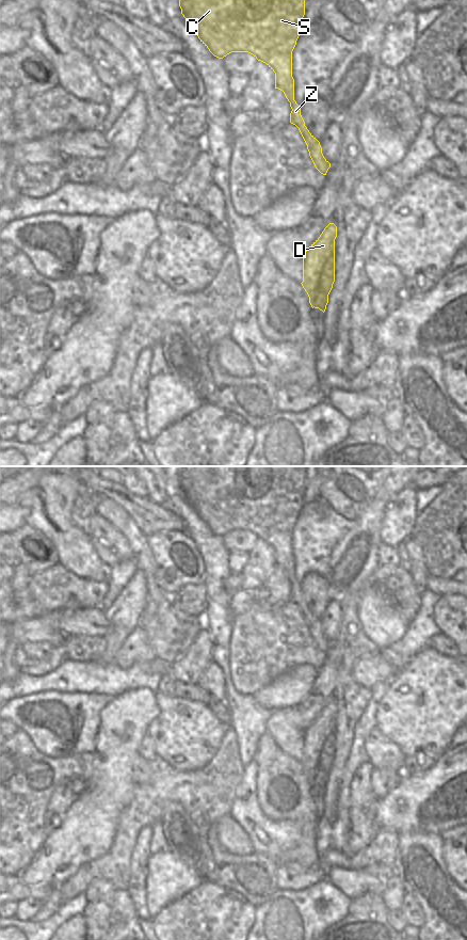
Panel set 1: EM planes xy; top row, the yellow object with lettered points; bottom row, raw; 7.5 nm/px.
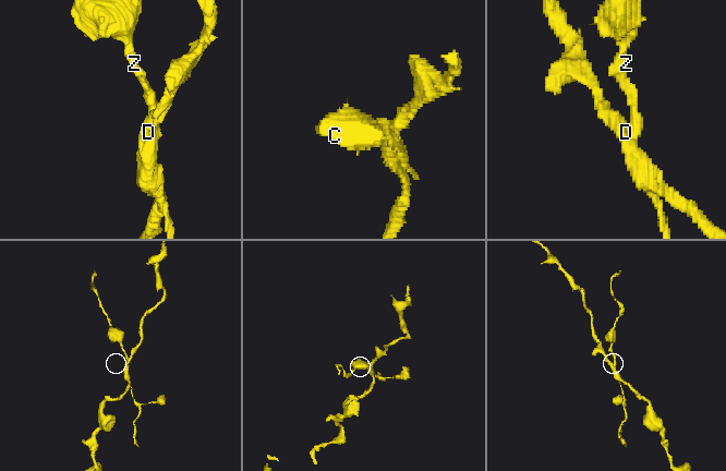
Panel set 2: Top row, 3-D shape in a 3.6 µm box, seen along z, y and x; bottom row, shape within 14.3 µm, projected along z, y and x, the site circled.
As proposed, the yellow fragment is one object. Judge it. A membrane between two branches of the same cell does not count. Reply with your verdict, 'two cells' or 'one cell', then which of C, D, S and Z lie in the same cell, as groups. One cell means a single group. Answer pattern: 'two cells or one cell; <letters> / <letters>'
two cells; C S Z / D

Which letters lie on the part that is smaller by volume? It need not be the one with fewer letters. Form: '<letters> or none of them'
C, S, Z

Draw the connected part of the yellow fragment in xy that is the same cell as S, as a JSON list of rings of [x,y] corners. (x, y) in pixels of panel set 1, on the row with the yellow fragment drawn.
[[[179,0],[181,14],[200,42],[216,58],[231,52],[248,52],[275,73],[275,89],[284,92],[292,109],[290,123],[295,125],[316,169],[326,175],[331,163],[324,158],[320,142],[309,132],[294,100],[292,51],[303,30],[305,0]]]

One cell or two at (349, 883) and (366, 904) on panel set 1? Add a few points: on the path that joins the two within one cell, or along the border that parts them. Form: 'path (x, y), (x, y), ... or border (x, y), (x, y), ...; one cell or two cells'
border (381, 894), (364, 893), (352, 899); two cells

